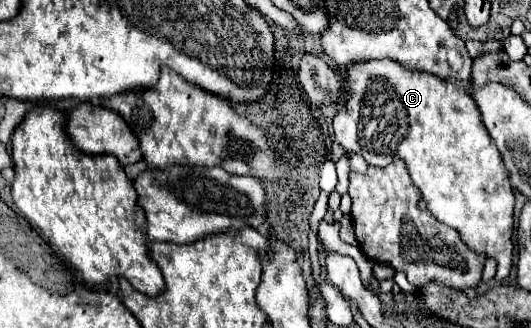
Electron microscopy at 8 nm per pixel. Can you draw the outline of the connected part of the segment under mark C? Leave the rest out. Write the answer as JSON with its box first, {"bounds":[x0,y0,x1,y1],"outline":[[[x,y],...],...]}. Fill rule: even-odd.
{"bounds":[334,59,514,281],"outline":[[[390,59],[348,65],[348,87],[352,89],[348,101],[338,107],[334,117],[336,141],[348,153],[360,153],[368,165],[384,167],[390,159],[404,159],[414,185],[420,189],[426,209],[444,225],[456,229],[460,239],[478,255],[496,259],[496,279],[502,281],[510,275],[514,243],[514,191],[502,163],[502,157],[482,125],[480,111],[472,101],[468,87],[460,81],[446,83],[430,73],[410,71]]]}

